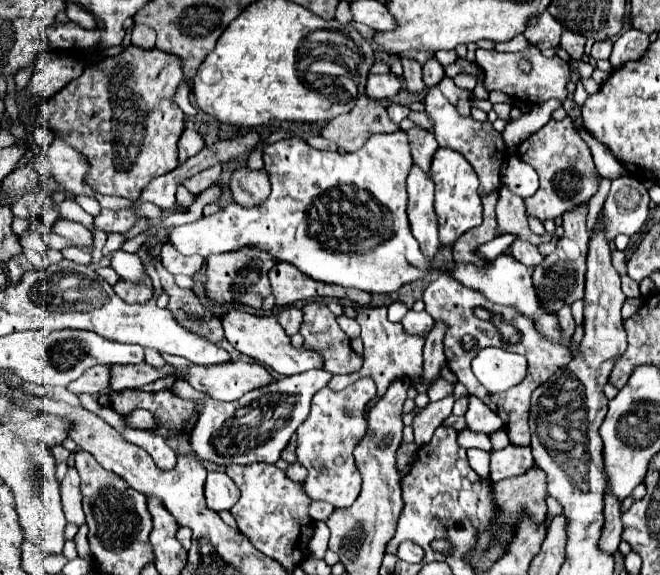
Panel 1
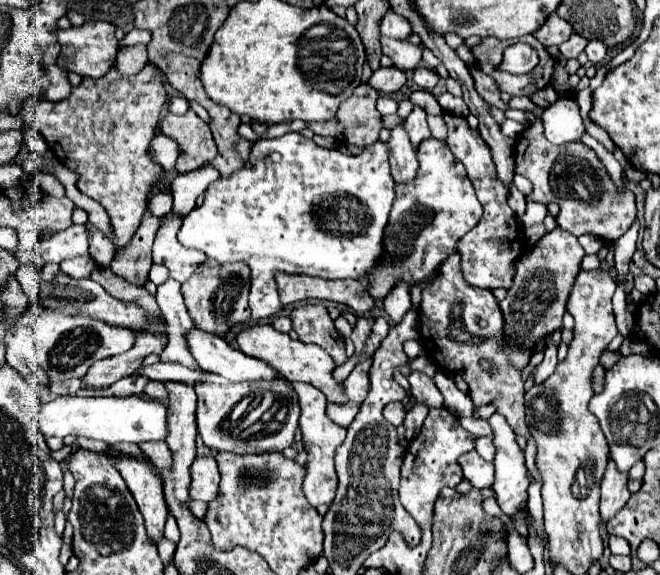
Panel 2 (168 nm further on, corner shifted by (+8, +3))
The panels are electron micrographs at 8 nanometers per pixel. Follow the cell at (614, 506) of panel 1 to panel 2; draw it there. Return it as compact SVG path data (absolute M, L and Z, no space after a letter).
M612 458L606 466L604 478L602 478L602 500L600 500L600 516L610 520L620 512L620 508L628 502L630 492L628 492L628 474L620 472L616 464L612 464Z

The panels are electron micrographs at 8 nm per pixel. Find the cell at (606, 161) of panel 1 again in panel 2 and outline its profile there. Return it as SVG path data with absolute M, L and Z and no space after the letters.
M558 98L552 106L542 112L540 120L544 124L546 138L558 146L580 140L584 132L578 104L572 98Z

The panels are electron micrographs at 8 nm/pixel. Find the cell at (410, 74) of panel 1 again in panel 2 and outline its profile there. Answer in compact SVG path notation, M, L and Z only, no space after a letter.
M380 36L380 44L382 44L382 52L394 60L396 68L402 68L404 72L408 72L420 66L422 46L414 46L410 42L402 42L386 36Z

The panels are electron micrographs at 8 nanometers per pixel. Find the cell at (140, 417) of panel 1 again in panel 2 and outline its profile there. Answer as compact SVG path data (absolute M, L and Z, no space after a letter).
M60 396L40 410L40 428L46 436L86 436L94 440L102 440L106 444L120 442L150 442L150 440L166 440L166 406L158 400L146 396L98 396L98 398L80 398L80 396Z

